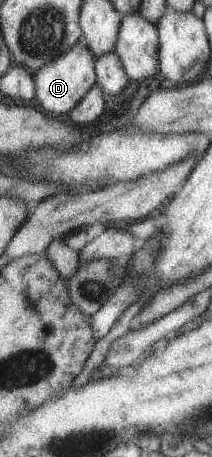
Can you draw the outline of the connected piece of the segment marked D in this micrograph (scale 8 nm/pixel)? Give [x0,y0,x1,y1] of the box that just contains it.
[32,41,96,117]

